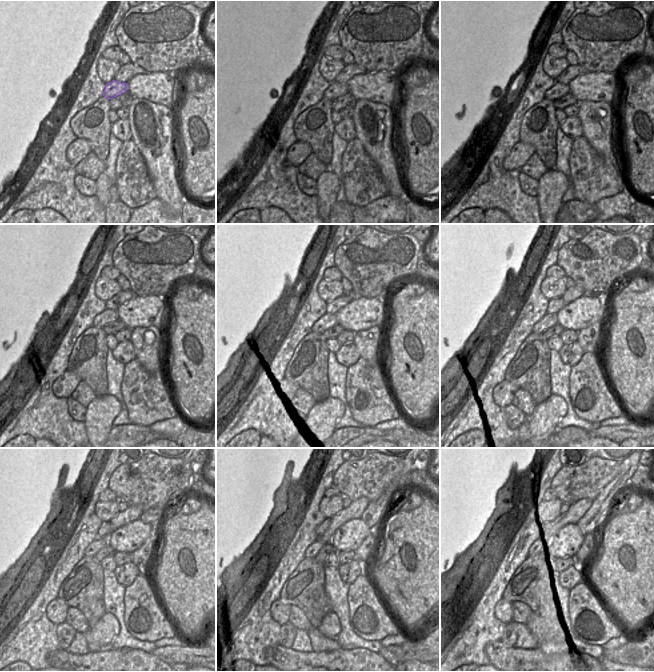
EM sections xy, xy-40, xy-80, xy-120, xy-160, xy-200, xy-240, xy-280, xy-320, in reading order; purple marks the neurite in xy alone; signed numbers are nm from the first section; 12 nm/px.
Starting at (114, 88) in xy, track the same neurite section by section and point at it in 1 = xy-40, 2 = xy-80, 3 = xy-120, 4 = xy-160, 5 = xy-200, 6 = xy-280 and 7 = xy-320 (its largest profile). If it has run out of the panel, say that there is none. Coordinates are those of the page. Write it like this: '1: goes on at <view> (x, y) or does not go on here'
1: goes on at xy-40 (335, 90)
2: goes on at xy-80 (558, 90)
3: goes on at xy-120 (108, 316)
4: goes on at xy-160 (328, 320)
5: goes on at xy-200 (549, 320)
6: goes on at xy-280 (312, 550)
7: goes on at xy-320 (536, 548)

